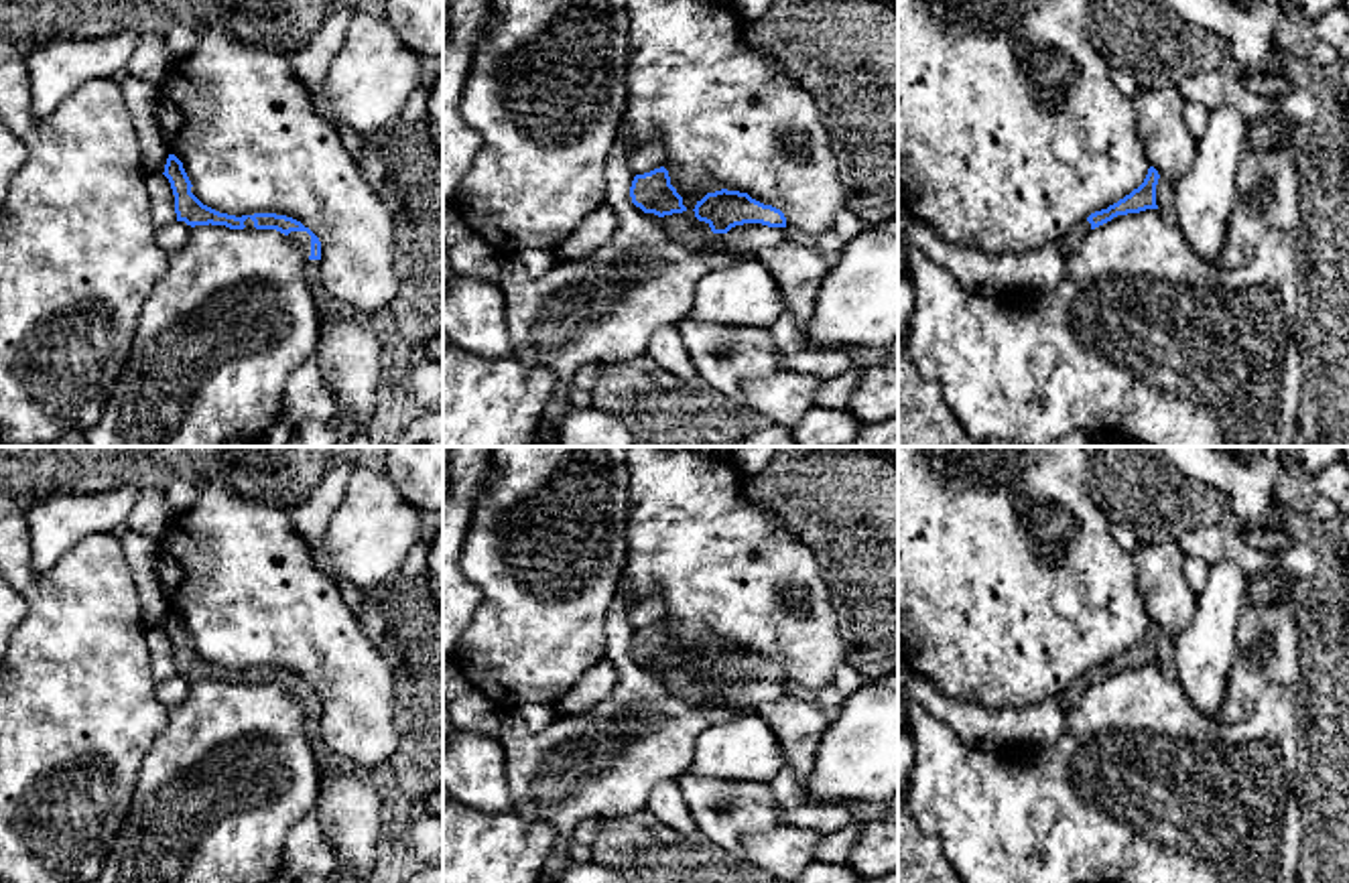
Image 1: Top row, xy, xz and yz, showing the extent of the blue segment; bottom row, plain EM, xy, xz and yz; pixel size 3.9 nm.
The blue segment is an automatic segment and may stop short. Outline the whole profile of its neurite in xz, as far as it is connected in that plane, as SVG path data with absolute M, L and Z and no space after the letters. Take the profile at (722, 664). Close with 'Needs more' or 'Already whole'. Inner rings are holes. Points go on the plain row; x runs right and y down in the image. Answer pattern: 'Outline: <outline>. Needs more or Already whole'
Outline: M740 646L707 648L695 660L695 672L705 676L713 688L727 688L735 680L762 678L768 682L786 682L786 672L780 664L764 660Z. Already whole

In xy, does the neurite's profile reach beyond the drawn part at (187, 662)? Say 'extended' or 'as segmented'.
extended

